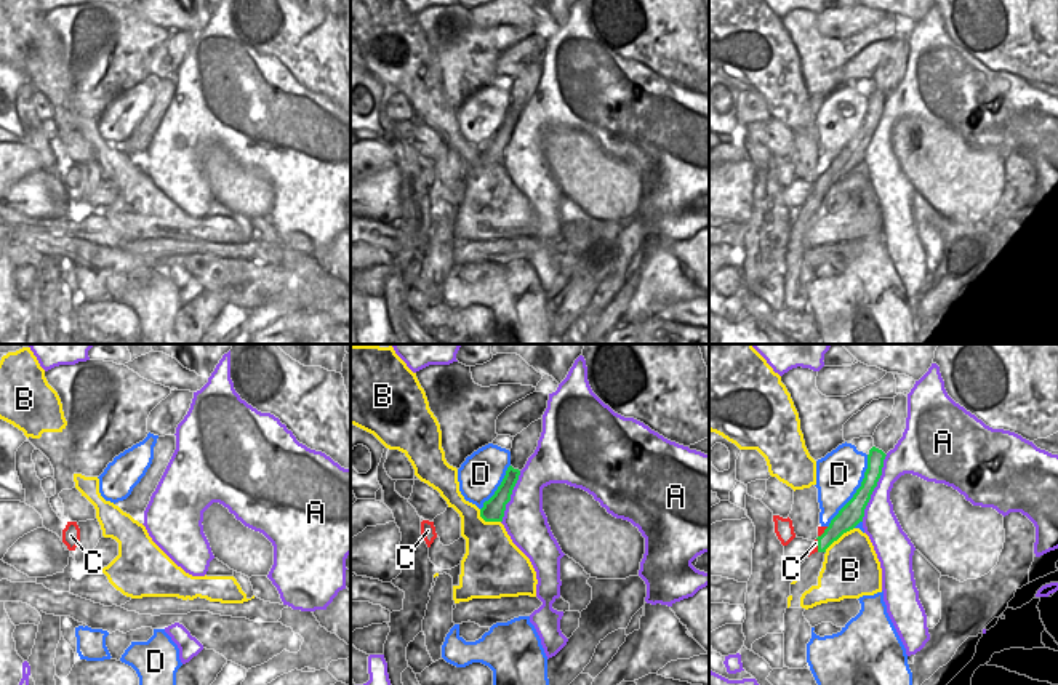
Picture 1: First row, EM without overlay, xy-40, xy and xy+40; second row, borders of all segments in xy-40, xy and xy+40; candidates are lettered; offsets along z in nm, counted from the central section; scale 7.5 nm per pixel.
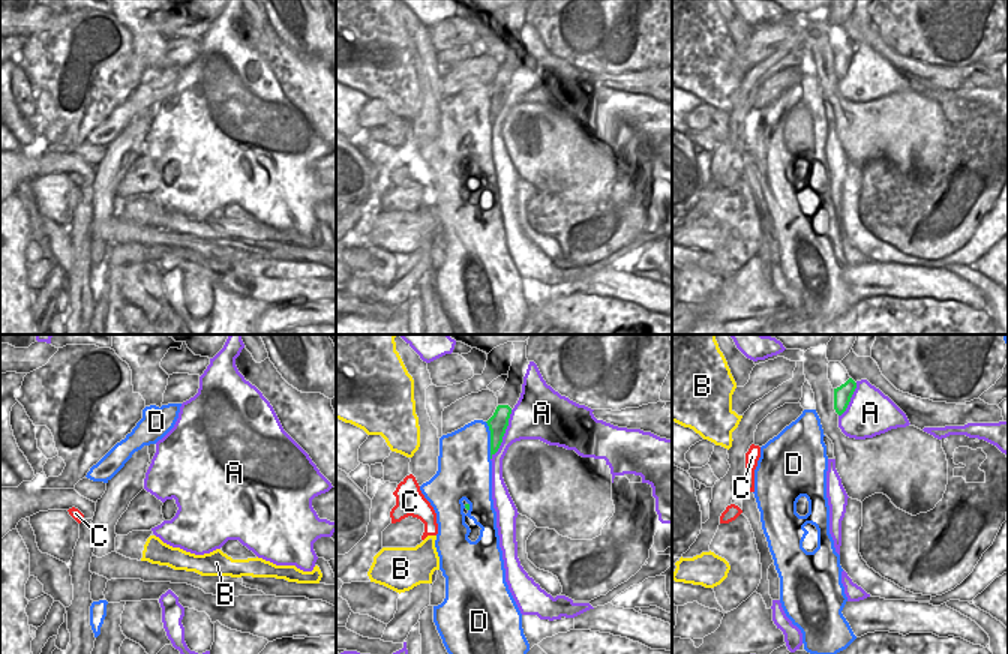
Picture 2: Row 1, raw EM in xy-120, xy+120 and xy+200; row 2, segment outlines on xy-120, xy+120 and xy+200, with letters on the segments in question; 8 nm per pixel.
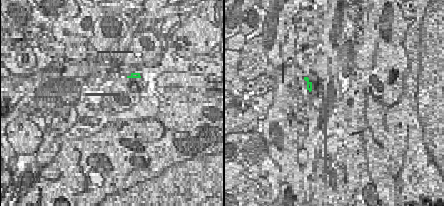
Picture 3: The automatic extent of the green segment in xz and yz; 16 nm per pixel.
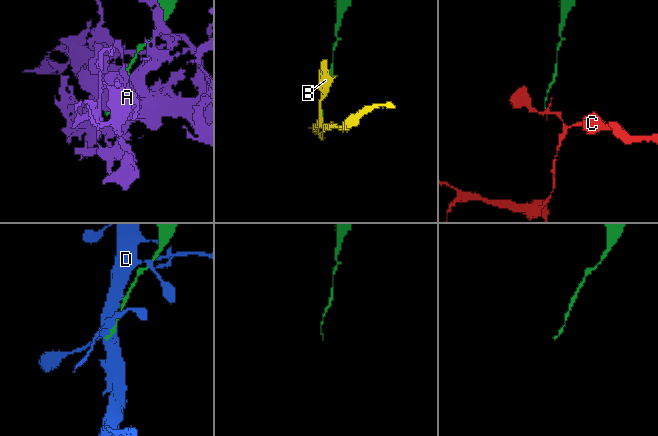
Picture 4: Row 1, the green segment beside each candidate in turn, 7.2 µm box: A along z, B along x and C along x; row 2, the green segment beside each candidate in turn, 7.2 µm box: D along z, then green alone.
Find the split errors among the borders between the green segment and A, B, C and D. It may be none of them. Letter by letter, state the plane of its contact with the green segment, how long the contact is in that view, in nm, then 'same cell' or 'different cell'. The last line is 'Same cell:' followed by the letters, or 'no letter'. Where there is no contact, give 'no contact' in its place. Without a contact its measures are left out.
A: xy+40 | 550 nm | different cell
B: xy+40 | 300 nm | different cell
C: xy+40 | 220 nm | different cell
D: xy+40 | 650 nm | different cell
Same cell: no letter

